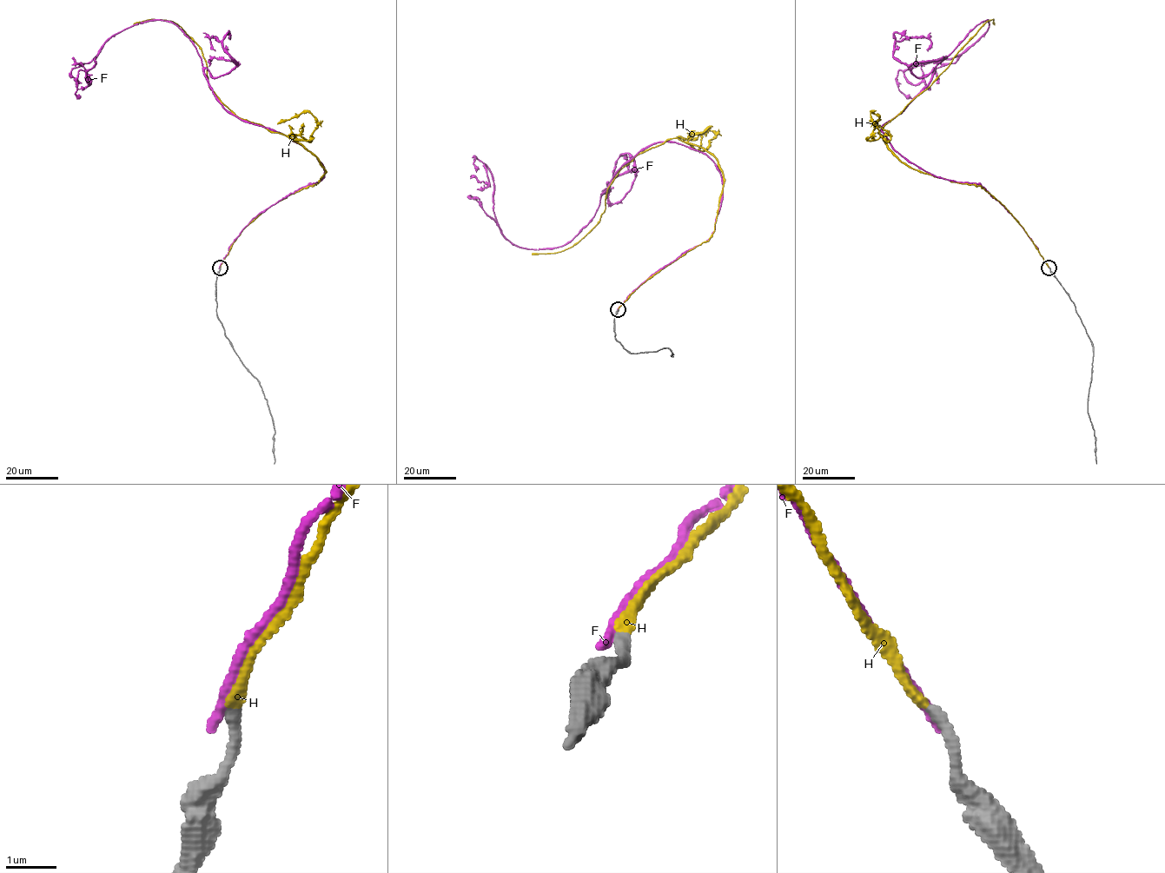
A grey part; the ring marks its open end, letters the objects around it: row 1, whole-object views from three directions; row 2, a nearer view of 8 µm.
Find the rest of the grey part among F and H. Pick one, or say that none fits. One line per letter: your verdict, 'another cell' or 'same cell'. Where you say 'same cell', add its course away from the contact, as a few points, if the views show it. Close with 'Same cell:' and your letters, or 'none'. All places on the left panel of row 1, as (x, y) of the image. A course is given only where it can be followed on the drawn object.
F: another cell
H: same cell; it runs (220, 267), (248, 225), (315, 184), (325, 169), (301, 145), (221, 102), (201, 49), (179, 25), (134, 24)
Same cell: H

